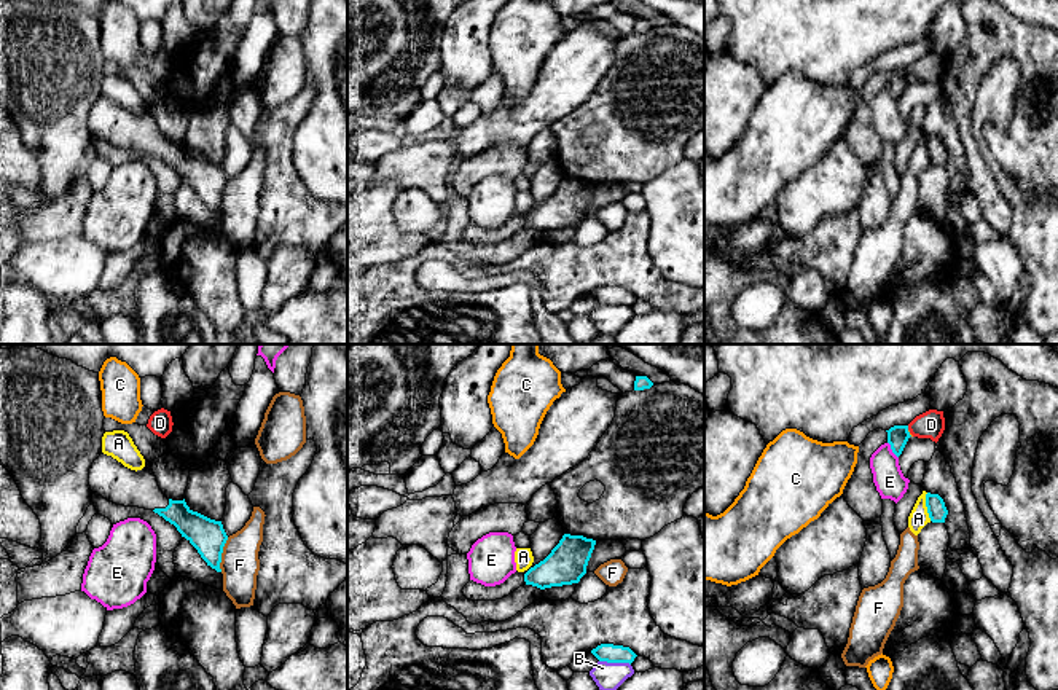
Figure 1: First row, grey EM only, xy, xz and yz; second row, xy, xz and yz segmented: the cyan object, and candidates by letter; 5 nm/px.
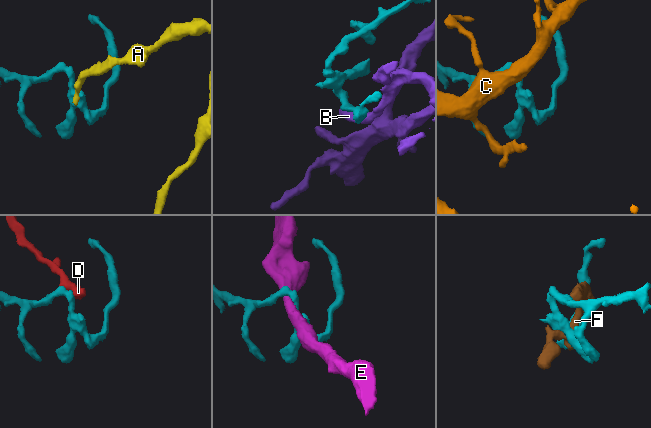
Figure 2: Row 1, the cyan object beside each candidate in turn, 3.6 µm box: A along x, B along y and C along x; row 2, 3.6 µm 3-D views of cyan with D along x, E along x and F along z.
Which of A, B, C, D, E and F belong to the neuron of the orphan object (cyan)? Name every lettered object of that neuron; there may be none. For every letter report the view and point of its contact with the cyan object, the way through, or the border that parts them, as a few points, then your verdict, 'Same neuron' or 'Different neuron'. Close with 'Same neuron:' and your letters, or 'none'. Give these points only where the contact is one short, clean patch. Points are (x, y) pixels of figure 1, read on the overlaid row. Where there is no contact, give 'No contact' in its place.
A: Touches cyan at yz (926, 505). Boundary: yz (926, 493), (926, 512), (931, 520). Different neuron
B: Touches cyan at xz (615, 662). Different neuron
C: Touches cyan at yz (909, 434). Boundary: yz (907, 431), (912, 435). Different neuron
D: Touches cyan at yz (907, 427). Boundary: yz (907, 426), (909, 429). Different neuron
E: Touches cyan at yz (891, 448). Different neuron
F: Touches cyan at xy (220, 555). Different neuron
Same neuron: none

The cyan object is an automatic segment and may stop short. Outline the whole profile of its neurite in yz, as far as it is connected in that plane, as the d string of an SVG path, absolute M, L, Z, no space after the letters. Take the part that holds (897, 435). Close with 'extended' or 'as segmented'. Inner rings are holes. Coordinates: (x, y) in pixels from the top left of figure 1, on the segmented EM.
M894 425L888 432L888 443L891 445L892 453L899 457L911 437L908 425Z; as segmented

